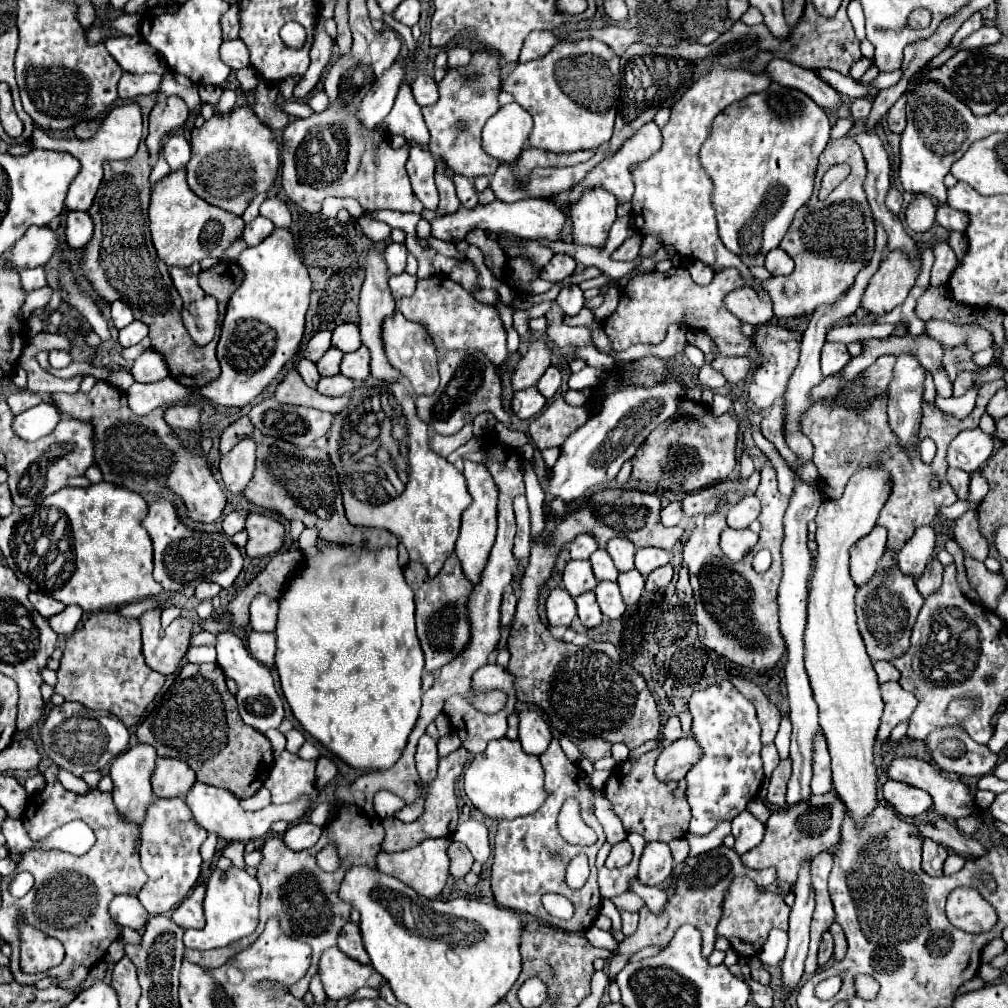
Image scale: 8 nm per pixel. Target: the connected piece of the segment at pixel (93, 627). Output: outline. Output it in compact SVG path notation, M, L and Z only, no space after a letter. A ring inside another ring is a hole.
M117 611L93 613L83 627L69 637L57 677L55 691L63 695L65 701L85 703L87 709L109 711L117 715L125 727L139 723L145 707L165 683L161 673L155 673L145 665L139 621L135 617L123 617Z

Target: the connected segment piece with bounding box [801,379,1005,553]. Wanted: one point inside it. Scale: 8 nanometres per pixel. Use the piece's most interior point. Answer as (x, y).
(846, 438)

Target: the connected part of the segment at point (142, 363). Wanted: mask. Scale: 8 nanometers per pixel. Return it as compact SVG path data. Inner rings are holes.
M147 349L131 367L131 375L135 381L139 383L155 383L155 381L161 381L165 377L169 377L169 369L167 365L163 363L163 357L153 351L153 349Z

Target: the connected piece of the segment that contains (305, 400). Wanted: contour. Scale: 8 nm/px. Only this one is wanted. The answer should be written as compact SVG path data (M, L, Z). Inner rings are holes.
M291 369L285 379L277 385L275 395L279 403L289 403L289 405L303 405L303 407L315 407L319 411L329 411L333 415L341 413L349 405L349 395L343 397L327 397L321 395L317 389L311 389L305 385L301 375Z

